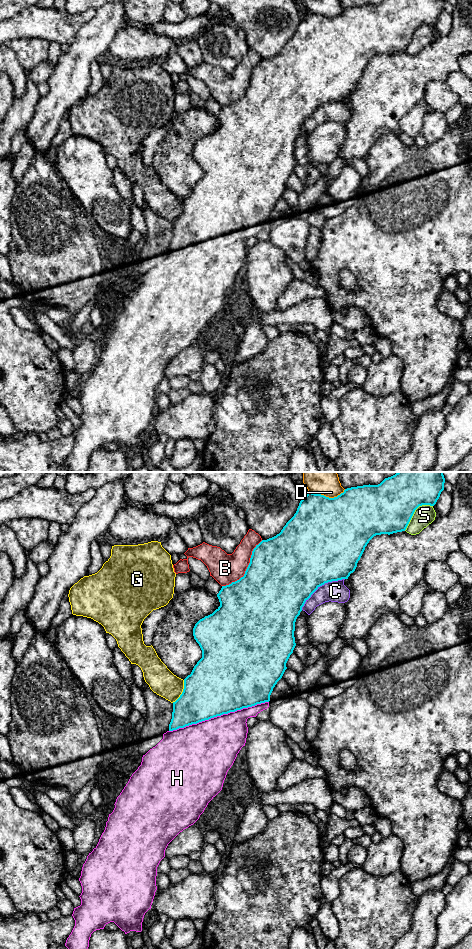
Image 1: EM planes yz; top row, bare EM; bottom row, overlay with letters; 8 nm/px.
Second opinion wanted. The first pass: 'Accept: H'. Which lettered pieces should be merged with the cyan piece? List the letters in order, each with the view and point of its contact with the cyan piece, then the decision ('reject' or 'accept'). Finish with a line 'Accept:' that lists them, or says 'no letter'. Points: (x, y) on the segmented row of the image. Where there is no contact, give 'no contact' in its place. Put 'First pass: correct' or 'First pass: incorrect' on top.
First pass: correct
B: yz (247, 568) | reject
C: yz (320, 585) | reject
D: yz (327, 497) | reject
G: yz (182, 692) | reject
H: yz (218, 715) | accept
S: yz (414, 511) | reject
Accept: H

